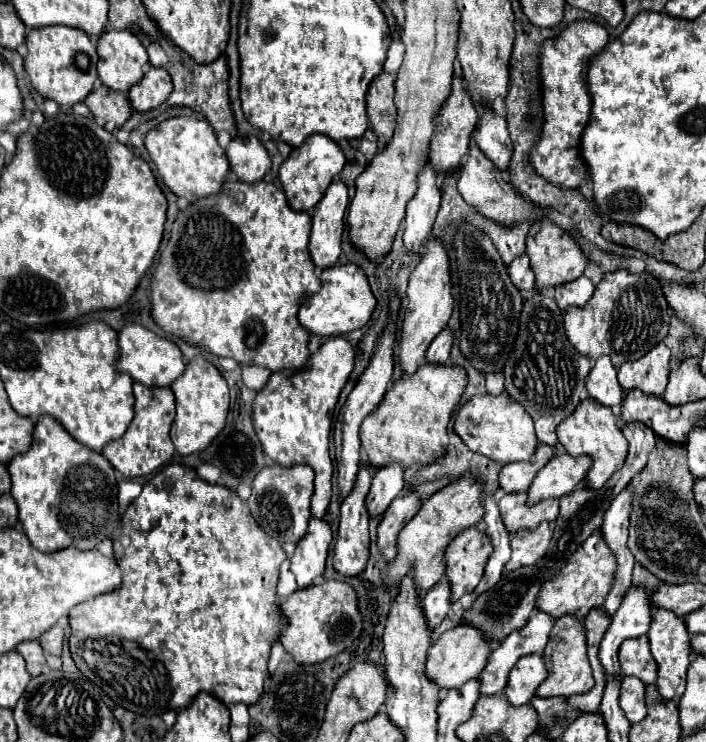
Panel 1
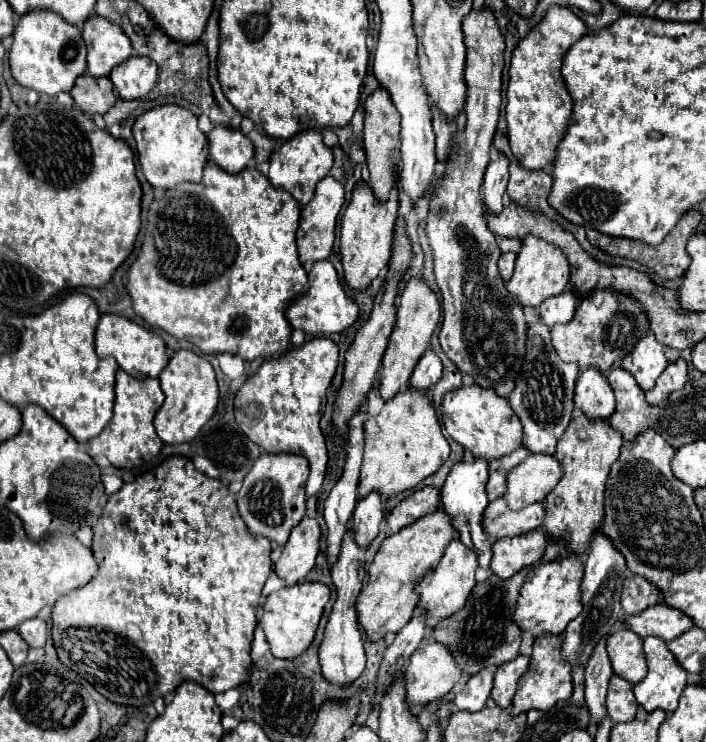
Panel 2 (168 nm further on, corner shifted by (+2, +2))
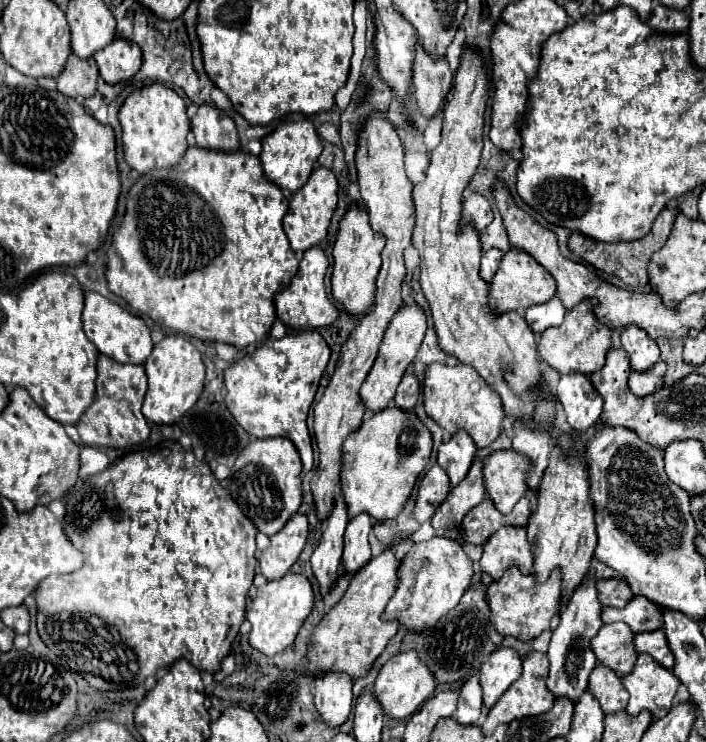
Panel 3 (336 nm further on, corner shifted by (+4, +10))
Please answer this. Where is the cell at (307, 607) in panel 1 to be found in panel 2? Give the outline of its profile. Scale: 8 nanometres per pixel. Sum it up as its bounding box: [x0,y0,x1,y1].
[259,582,329,658]

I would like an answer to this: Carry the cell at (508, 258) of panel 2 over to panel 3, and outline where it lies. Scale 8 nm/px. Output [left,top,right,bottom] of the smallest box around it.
[481,248,503,282]

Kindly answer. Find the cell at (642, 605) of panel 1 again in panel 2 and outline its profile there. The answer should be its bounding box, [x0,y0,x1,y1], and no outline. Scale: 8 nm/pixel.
[585,638,613,724]

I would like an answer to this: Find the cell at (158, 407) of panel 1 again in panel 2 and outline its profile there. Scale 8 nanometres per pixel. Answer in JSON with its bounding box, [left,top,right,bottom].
[87,370,163,468]

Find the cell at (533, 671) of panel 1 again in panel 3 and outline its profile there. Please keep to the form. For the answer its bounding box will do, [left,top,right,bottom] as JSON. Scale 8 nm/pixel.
[479,648,521,708]

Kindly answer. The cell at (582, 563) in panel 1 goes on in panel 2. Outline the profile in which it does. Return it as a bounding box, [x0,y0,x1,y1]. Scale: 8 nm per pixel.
[515,554,583,634]

